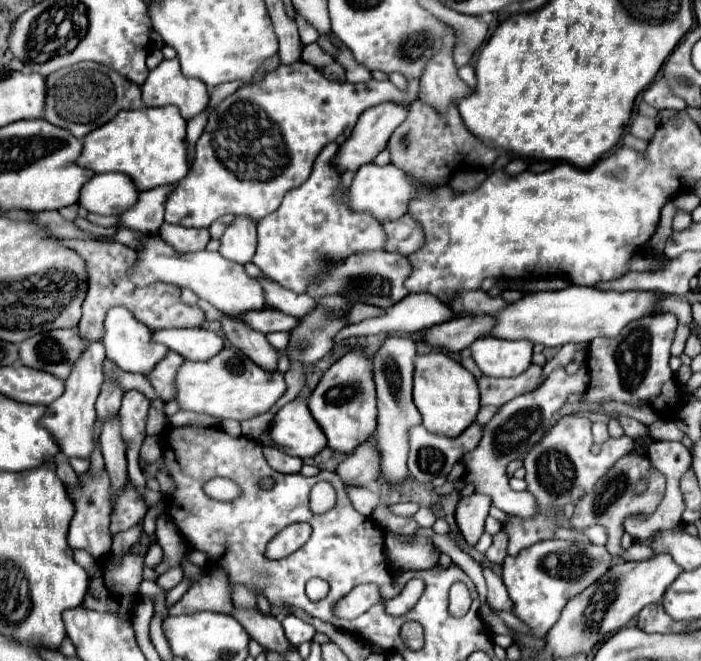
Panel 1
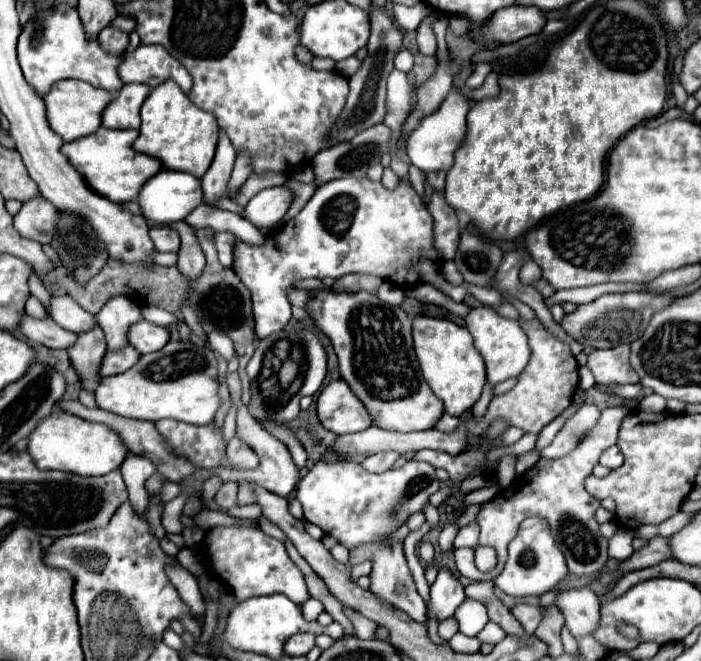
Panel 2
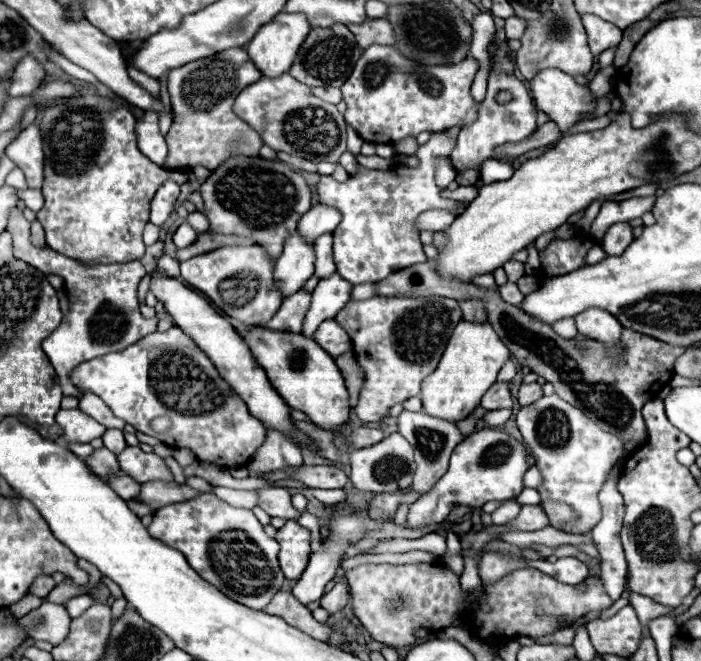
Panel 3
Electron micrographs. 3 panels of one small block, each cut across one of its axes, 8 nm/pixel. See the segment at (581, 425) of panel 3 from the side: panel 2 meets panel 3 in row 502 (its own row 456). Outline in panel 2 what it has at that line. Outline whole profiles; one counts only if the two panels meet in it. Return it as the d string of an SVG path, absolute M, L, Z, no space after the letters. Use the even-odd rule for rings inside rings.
M622 406L604 408L602 418L596 424L596 430L592 430L592 434L588 434L588 438L584 438L584 442L580 442L580 446L576 446L576 450L572 450L572 454L558 458L558 460L544 460L542 458L532 468L532 476L528 470L518 480L514 478L512 484L504 492L500 492L492 500L484 502L480 506L478 516L476 516L476 522L480 526L478 544L492 546L496 550L498 562L496 562L494 570L480 572L474 566L474 550L472 548L454 550L456 570L460 572L460 576L464 576L468 580L492 580L492 578L496 578L496 574L500 574L500 570L504 568L508 542L516 536L520 522L524 518L530 518L530 516L538 516L538 518L544 518L550 522L550 526L554 530L554 540L558 542L560 550L566 556L566 564L568 564L570 574L574 574L578 578L596 574L600 570L600 566L604 566L604 562L608 560L608 540L600 534L598 522L594 518L594 512L600 506L600 500L596 500L594 496L590 496L586 492L584 480L586 480L586 476L592 474L592 468L598 464L600 452L604 452L606 448L616 444L620 424L628 414L630 414L630 410L622 408ZM530 480L532 480L532 492L530 492Z

